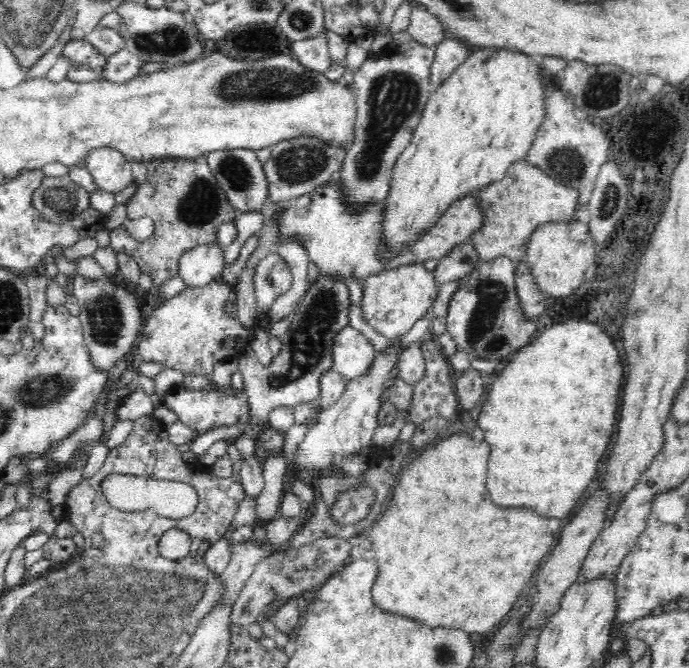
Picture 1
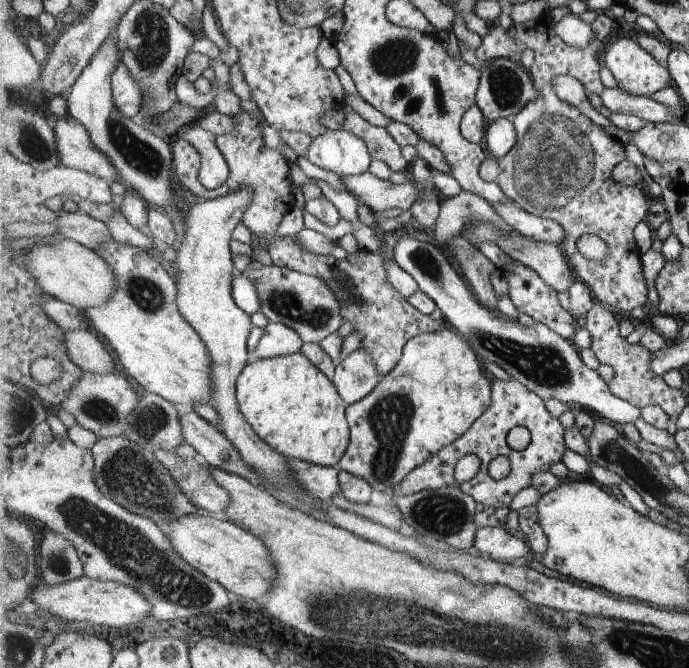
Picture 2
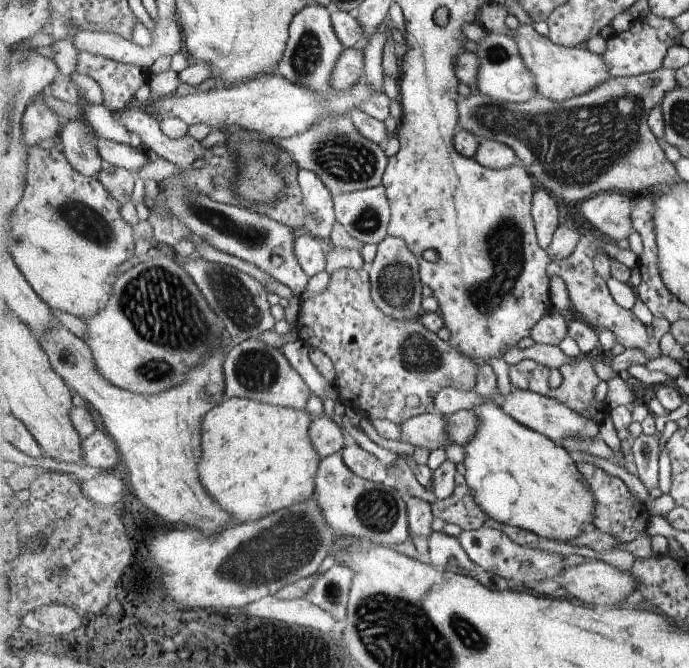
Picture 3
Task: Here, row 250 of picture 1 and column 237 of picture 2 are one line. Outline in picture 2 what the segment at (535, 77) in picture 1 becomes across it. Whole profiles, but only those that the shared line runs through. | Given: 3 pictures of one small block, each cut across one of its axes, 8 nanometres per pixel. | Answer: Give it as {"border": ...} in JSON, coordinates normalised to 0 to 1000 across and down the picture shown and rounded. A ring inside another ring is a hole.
{"border":[[[438,527],[361,543],[345,566],[348,612],[370,647],[418,687],[492,698],[508,666],[502,599],[482,570]]]}

